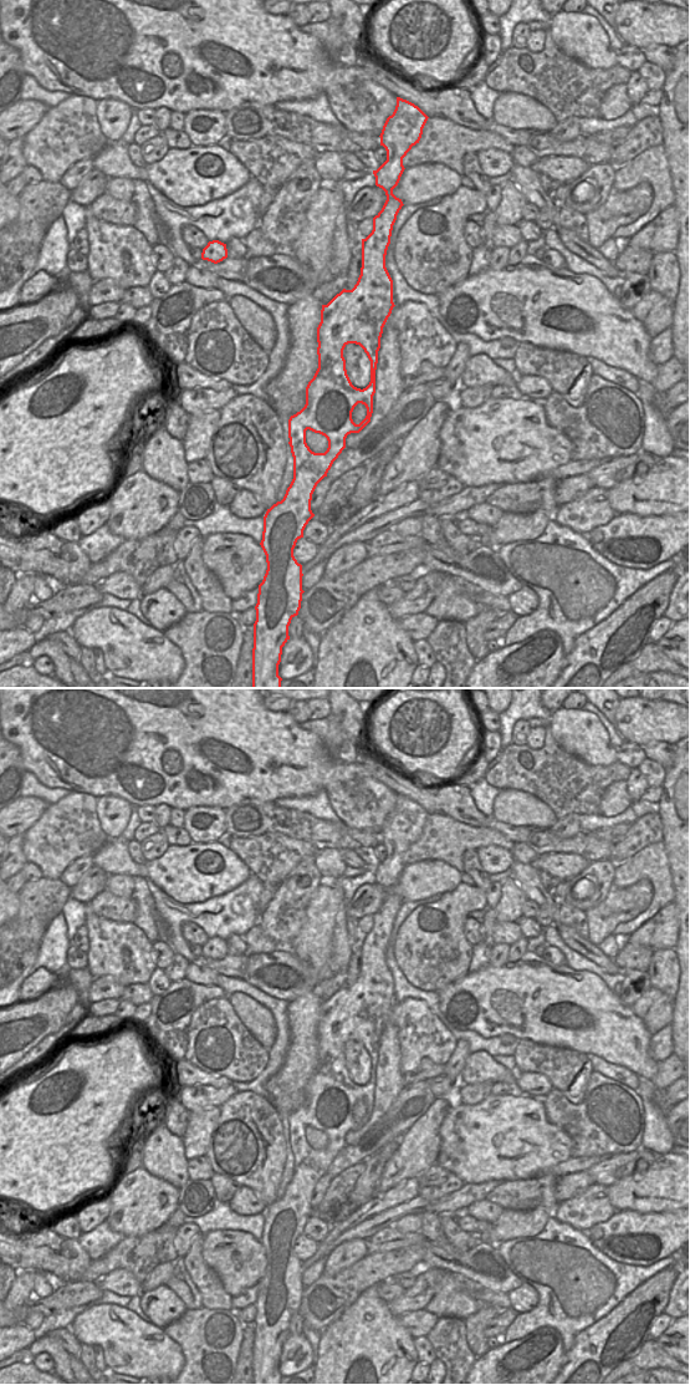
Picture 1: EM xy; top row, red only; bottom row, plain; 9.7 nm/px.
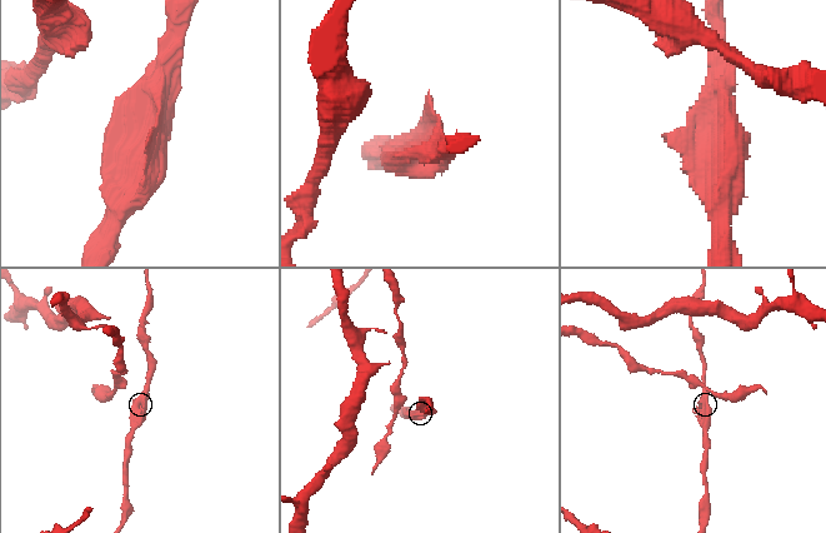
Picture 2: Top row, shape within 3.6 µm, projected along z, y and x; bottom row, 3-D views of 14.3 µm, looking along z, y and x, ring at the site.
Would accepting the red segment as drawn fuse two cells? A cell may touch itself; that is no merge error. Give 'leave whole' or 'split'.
leave whole

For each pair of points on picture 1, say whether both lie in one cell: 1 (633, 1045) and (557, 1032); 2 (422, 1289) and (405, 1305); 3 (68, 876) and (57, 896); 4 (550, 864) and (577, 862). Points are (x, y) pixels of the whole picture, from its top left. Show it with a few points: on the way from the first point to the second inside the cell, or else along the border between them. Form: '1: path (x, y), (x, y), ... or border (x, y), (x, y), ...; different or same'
1: path (614, 1033), (576, 1032); same
2: path (418, 1293), (409, 1302); same
3: border (59, 879), (71, 887); different
4: path (556, 864), (571, 865); same

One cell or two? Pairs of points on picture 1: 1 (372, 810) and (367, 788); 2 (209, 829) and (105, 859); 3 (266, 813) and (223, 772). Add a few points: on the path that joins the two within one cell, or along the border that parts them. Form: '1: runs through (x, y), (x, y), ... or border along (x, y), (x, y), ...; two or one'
1: runs through (367, 805), (367, 793); one
2: border along (223, 841), (193, 843); two
3: border along (272, 802), (243, 799), (225, 809); two

